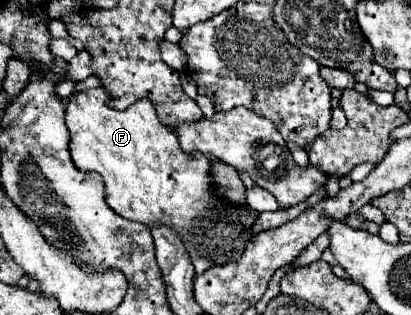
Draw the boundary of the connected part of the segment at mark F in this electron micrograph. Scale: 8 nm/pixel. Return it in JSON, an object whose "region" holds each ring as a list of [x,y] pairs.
{"region":[[[102,88],[86,90],[70,96],[66,108],[66,126],[70,130],[70,156],[78,170],[98,172],[106,184],[106,202],[122,218],[140,222],[148,228],[168,226],[182,236],[186,252],[194,264],[196,274],[206,272],[216,264],[238,260],[248,244],[248,230],[252,230],[258,212],[248,206],[234,206],[226,198],[214,194],[214,182],[210,174],[210,158],[202,154],[186,154],[180,150],[176,134],[158,124],[154,106],[150,100],[140,100],[126,110],[114,110],[106,106],[106,92]]]}

